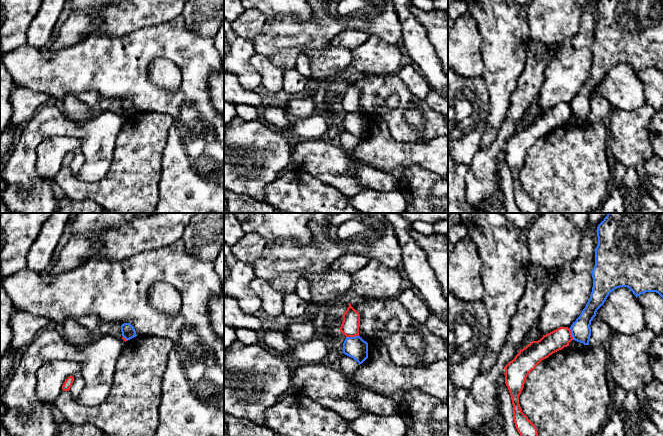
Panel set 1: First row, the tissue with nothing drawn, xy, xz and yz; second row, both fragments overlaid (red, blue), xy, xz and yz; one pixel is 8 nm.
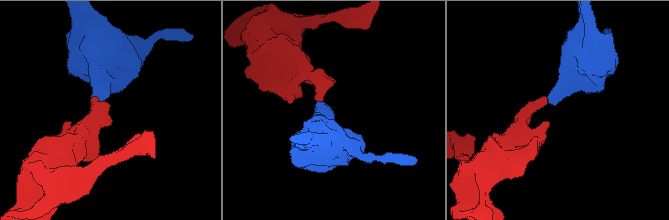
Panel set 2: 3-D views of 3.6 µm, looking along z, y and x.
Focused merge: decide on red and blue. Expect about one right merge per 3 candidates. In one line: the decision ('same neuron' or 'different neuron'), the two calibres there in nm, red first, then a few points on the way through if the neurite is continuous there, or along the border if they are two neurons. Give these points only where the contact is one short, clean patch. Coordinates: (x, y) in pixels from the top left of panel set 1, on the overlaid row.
different neuron | 140/180 nm

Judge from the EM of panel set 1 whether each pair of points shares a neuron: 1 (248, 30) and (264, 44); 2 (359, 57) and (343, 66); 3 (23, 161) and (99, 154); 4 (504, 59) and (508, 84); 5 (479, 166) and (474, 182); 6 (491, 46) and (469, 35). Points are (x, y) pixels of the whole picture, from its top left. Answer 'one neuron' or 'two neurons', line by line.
1: two neurons
2: two neurons
3: one neuron
4: one neuron
5: one neuron
6: two neurons

